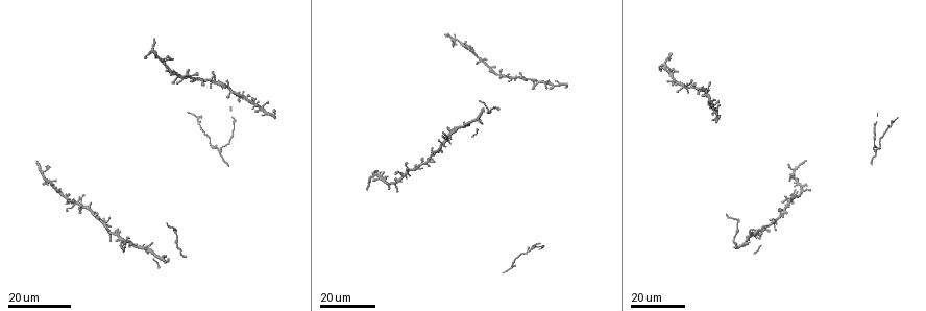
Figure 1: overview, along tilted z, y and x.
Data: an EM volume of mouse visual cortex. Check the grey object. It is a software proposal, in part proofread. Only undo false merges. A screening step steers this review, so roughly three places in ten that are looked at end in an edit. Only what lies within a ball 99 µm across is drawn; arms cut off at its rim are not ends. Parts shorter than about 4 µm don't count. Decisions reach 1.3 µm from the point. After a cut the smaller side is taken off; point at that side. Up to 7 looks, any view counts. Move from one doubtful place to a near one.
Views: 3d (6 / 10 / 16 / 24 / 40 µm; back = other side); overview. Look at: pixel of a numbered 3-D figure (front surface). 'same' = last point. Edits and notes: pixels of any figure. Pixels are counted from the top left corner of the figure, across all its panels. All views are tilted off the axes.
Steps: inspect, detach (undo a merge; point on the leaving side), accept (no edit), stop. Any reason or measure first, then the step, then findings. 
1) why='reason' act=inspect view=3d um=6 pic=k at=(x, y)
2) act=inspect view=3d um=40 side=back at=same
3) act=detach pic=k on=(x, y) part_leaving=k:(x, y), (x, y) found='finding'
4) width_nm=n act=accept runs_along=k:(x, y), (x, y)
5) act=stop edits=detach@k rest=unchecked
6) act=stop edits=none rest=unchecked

why='looks like a crossing' act=inspect view=3d um=24 pic=1 at=(402, 174)

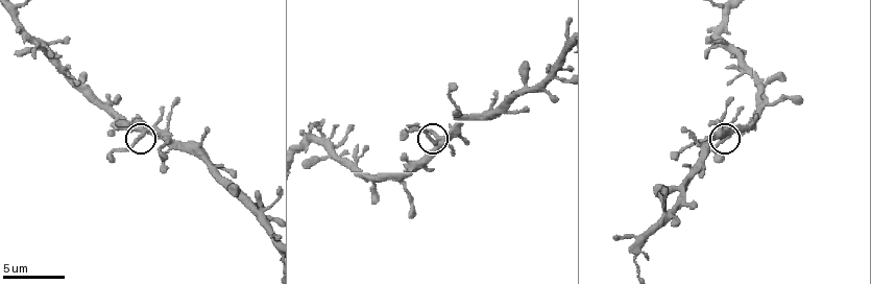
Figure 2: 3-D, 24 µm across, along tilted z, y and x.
act=inspect view=3d um=10 pic=2 at=(436, 147)

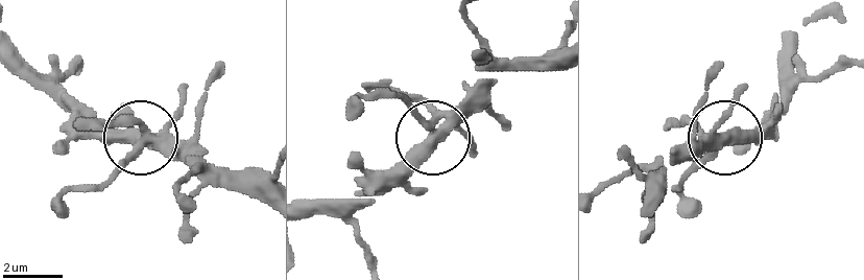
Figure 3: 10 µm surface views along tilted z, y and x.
arms=4 act=accept runs_along=3:(267, 206), (143, 140), (96, 185) found='continuous, no second neuron'

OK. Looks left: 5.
why='four or more arms meet' act=inspect view=3d um=10 pic=2 at=(263, 210)

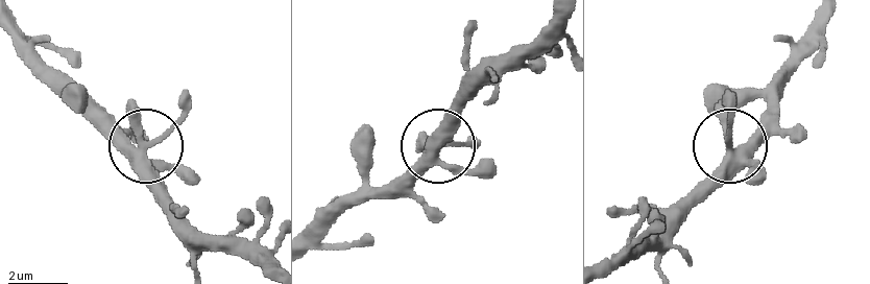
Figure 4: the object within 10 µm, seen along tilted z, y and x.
why='closer look' act=inspect view=3d um=6 pic=4 at=(730, 142)

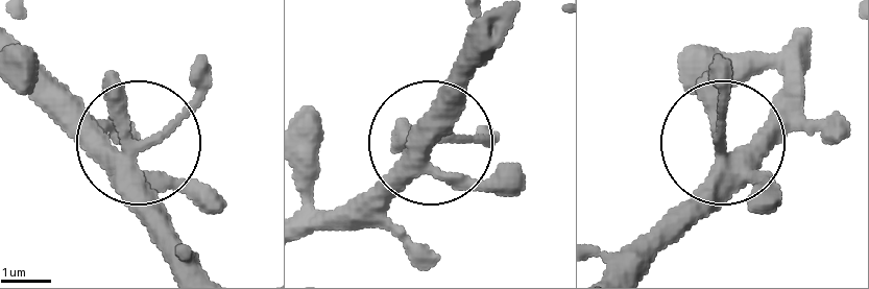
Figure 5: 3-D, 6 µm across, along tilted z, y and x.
side_arm_um=79 act=accept runs_along=5:(627, 269), (685, 207), (721, 144), (755, 133), (797, 87) found='all the same neuron'

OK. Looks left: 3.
why='four arms meet' act=inspect view=3d um=16 pic=1 at=(759, 229)

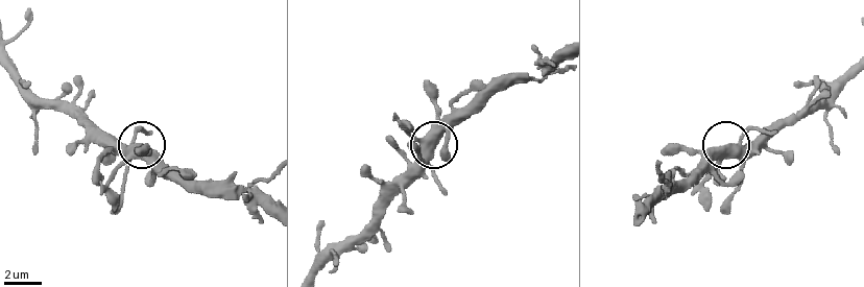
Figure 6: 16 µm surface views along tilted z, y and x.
act=inspect view=3d um=6 pic=6 at=(128, 155)

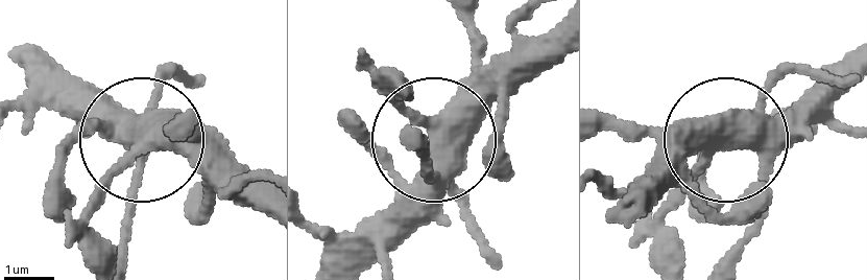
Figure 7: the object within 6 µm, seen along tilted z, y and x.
width_nm=410 act=accept runs_along=7:(555, 33), (442, 137), (362, 50) found='all the same neuron'

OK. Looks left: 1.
act=stop edits=none rest=unchecked

